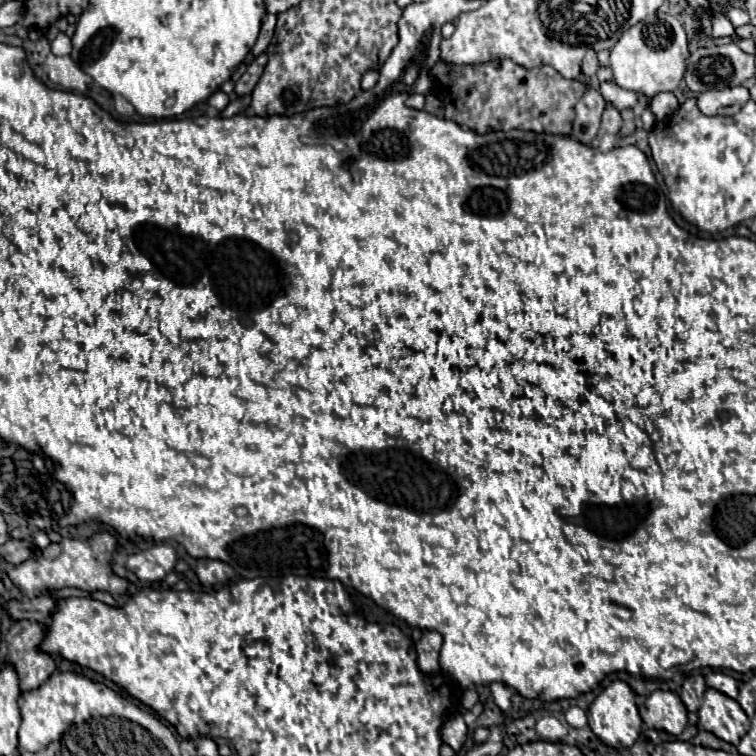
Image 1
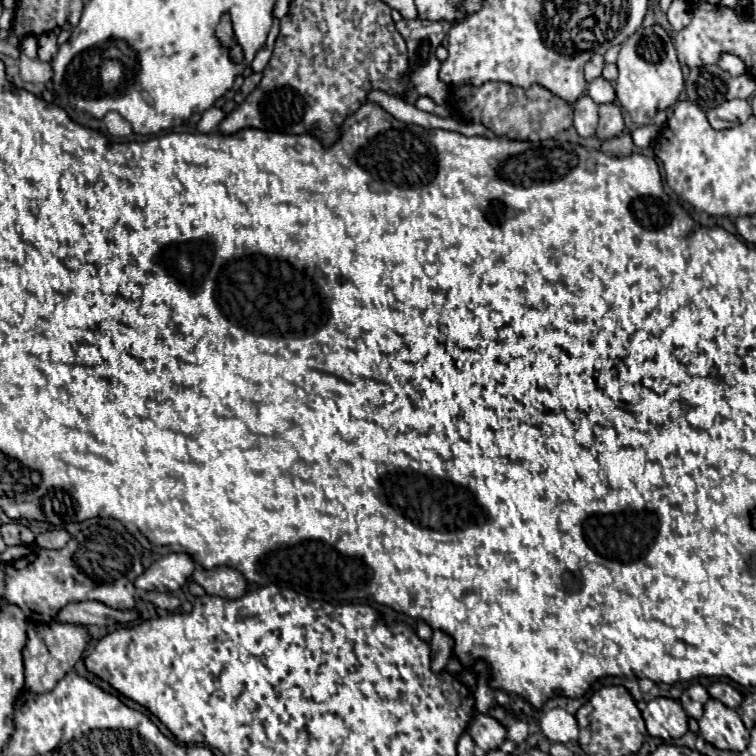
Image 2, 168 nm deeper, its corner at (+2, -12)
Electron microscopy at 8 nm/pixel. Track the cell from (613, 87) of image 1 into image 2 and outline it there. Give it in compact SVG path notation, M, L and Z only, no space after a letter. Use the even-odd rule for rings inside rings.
M596 78L590 82L588 86L588 96L596 102L596 104L608 104L616 100L616 92L612 88L612 84L604 78Z

